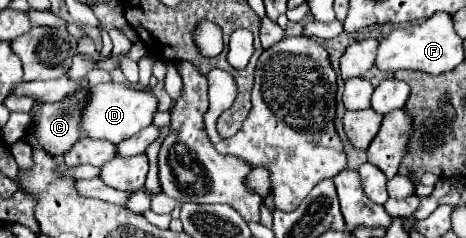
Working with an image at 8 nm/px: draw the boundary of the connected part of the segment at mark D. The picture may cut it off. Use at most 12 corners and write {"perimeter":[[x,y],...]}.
{"perimeter":[[130,84],[90,88],[82,126],[122,142],[152,124],[158,100]]}

